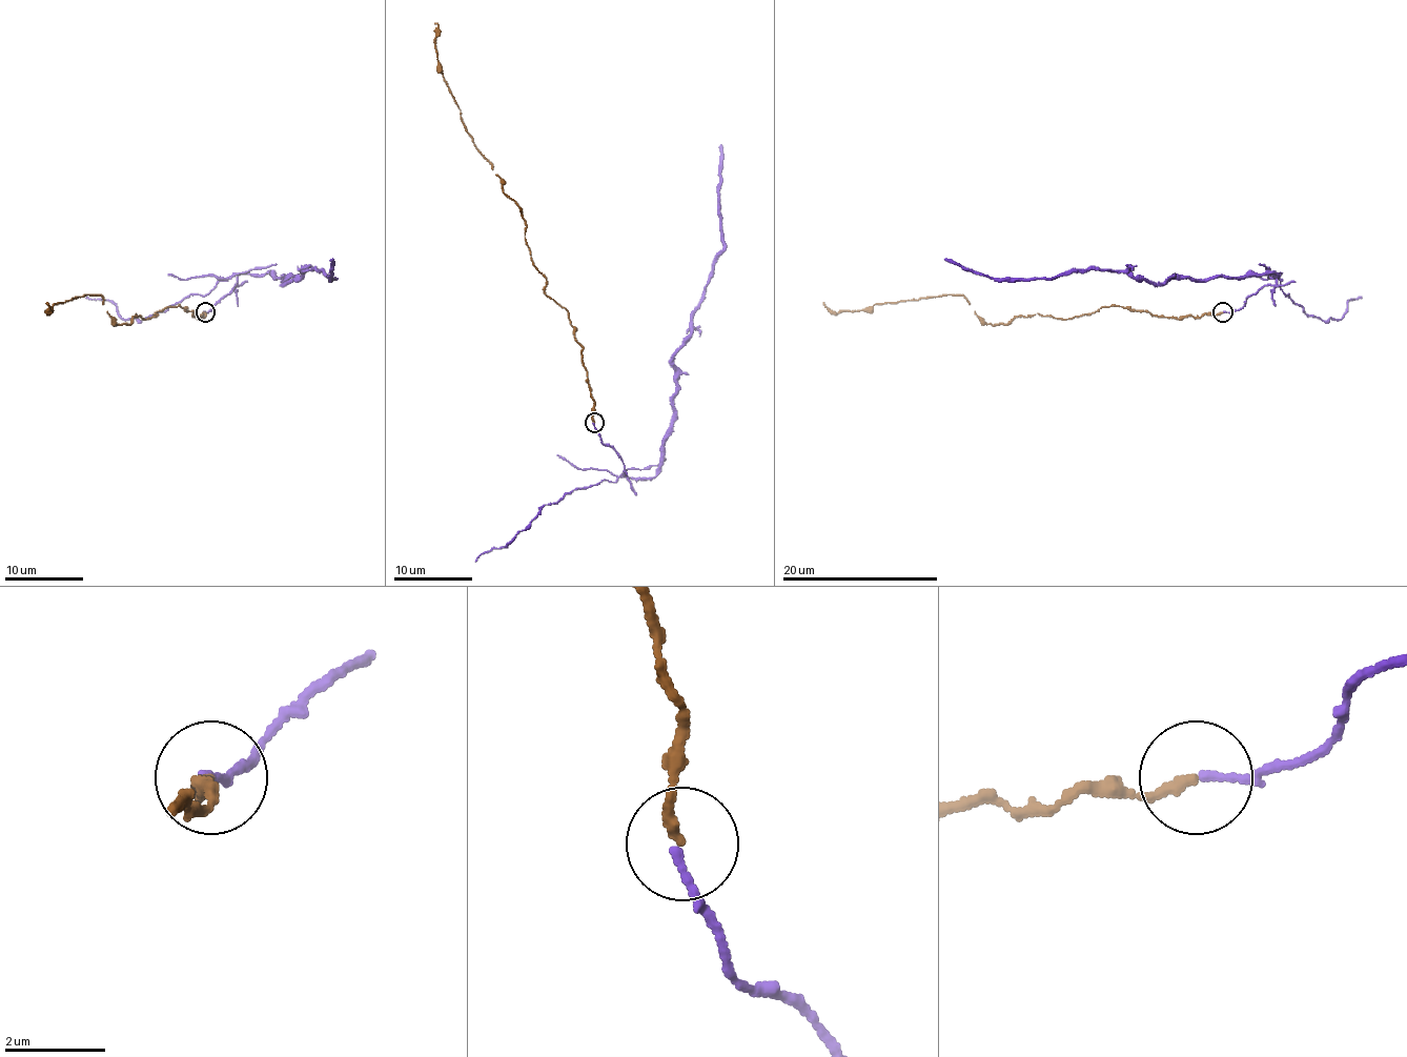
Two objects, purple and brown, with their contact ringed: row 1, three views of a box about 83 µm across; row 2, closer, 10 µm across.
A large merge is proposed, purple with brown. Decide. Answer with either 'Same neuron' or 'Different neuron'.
Different neuron

